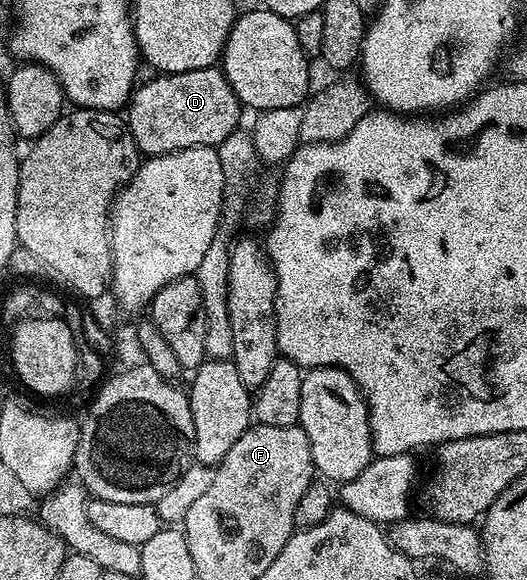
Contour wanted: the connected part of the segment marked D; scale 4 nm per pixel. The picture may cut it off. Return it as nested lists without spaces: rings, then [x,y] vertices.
[[[214,65],[174,75],[157,73],[152,77],[154,79],[147,80],[145,84],[142,82],[134,90],[127,104],[127,112],[129,111],[127,122],[131,129],[131,137],[135,137],[135,145],[142,156],[166,155],[192,147],[216,148],[223,141],[223,137],[231,134],[242,122],[243,104],[235,97],[225,72],[220,66]]]

